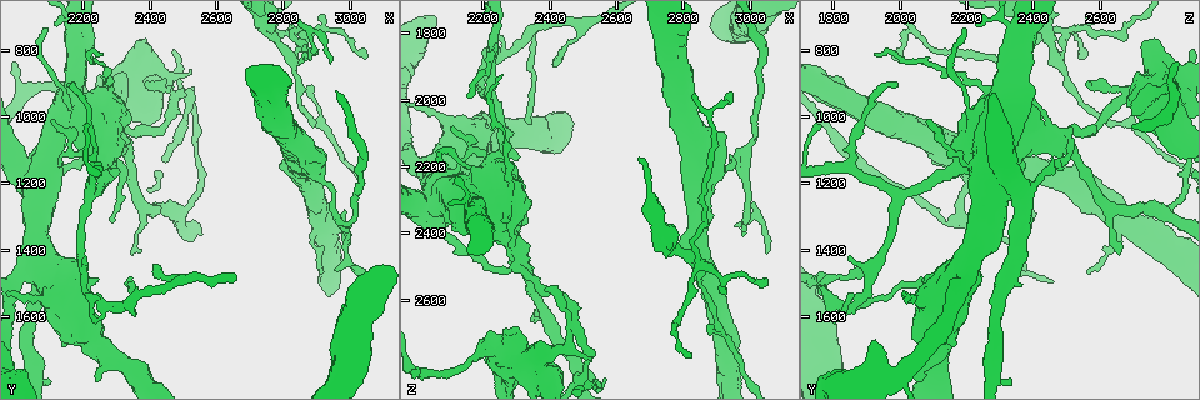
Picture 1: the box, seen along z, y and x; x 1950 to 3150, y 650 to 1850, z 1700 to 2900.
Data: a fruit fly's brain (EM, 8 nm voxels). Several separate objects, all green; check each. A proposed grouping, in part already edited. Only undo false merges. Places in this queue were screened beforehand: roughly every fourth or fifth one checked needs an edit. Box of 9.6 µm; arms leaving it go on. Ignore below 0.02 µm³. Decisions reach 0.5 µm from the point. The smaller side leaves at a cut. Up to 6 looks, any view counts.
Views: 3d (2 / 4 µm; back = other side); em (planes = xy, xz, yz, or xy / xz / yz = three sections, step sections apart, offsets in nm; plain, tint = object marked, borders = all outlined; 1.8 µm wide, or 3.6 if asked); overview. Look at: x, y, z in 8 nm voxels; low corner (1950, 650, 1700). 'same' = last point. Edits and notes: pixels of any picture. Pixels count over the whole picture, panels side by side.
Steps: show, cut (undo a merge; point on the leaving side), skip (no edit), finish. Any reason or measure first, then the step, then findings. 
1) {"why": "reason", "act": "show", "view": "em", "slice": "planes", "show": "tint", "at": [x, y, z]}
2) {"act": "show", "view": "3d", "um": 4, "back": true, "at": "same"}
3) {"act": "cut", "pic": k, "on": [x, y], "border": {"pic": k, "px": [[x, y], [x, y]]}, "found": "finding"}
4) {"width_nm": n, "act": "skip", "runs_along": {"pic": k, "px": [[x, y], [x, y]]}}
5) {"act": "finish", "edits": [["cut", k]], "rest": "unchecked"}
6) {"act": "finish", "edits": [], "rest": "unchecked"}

{"why": "branch point", "act": "show", "view": "3d", "um": 2, "at": [2050, 920, 2830]}

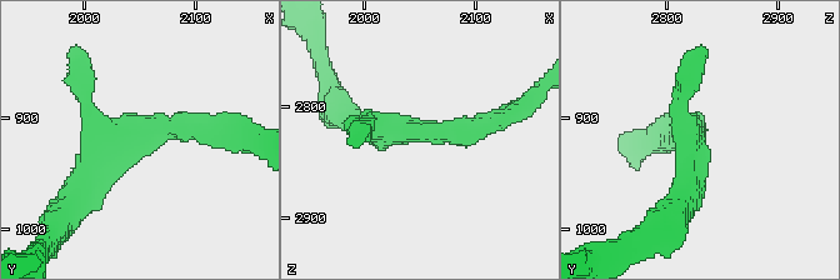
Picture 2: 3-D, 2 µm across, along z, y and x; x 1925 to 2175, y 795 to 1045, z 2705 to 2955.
{"act": "show", "view": "em", "slice": "planes", "show": "borders", "at": [2048, 920, 2824]}

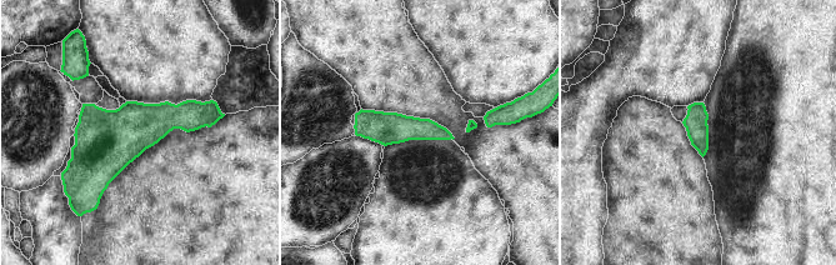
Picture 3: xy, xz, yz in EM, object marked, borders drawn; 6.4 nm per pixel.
{"width_nm": 140, "act": "skip", "runs_along": {"pic": 3, "px": [[358, 116], [381, 128], [447, 136]]}, "found": "all the same cell"}

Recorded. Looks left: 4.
{"why": "small branch off a trunk", "act": "show", "view": "em", "slice": "planes", "show": "borders", "at": [2300, 1060, 2460]}

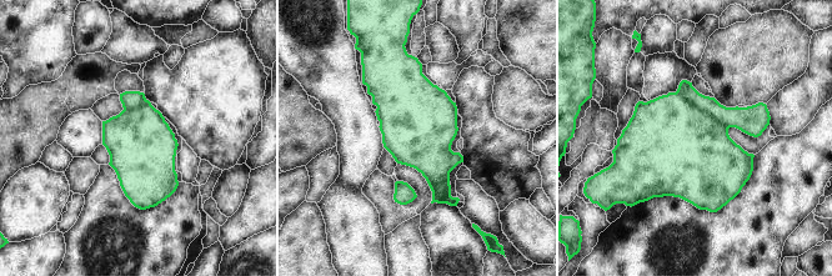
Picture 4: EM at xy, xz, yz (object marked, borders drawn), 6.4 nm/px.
{"act": "cut", "pic": 4, "on": [677, 140], "found": "a second cell is stuck on"}

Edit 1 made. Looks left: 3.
{"why": "see it whole again", "act": "show", "view": "overview"}

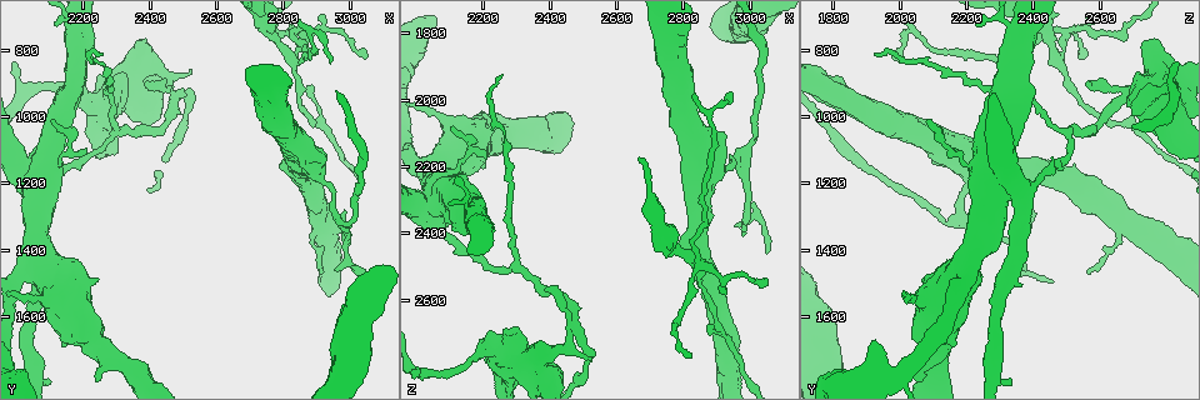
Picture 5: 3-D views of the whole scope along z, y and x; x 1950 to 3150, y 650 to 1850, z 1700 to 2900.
{"act": "show", "view": "3d", "um": 4, "at": [2050, 1220, 2360]}

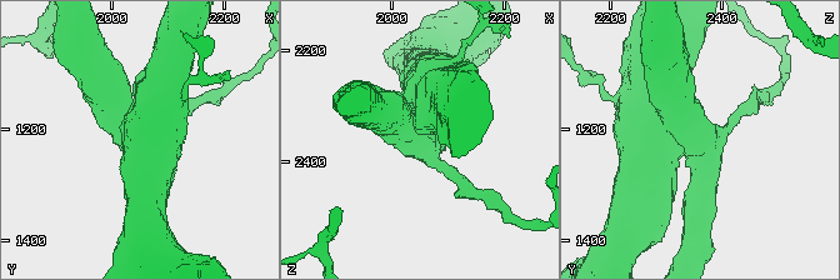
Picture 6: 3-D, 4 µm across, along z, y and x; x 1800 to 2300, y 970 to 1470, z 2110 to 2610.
{"act": "show", "view": "em", "slice": "xz", "step": 8, "show": "tint", "at": [2045, 1220, 2355]}

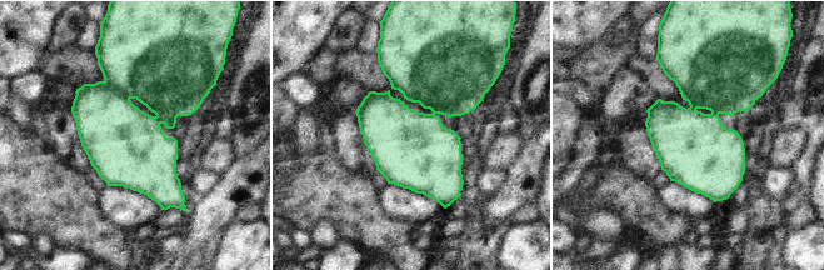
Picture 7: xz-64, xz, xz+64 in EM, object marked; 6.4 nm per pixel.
{"act": "cut", "pic": 7, "on": [109, 125], "border": {"pic": 7, "px": [[104, 79], [129, 99]]}, "found": "a second cell is stuck on"}

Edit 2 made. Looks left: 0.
{"act": "finish", "edits": [["cut", 4], ["cut", 7]], "rest": "unchecked"}

